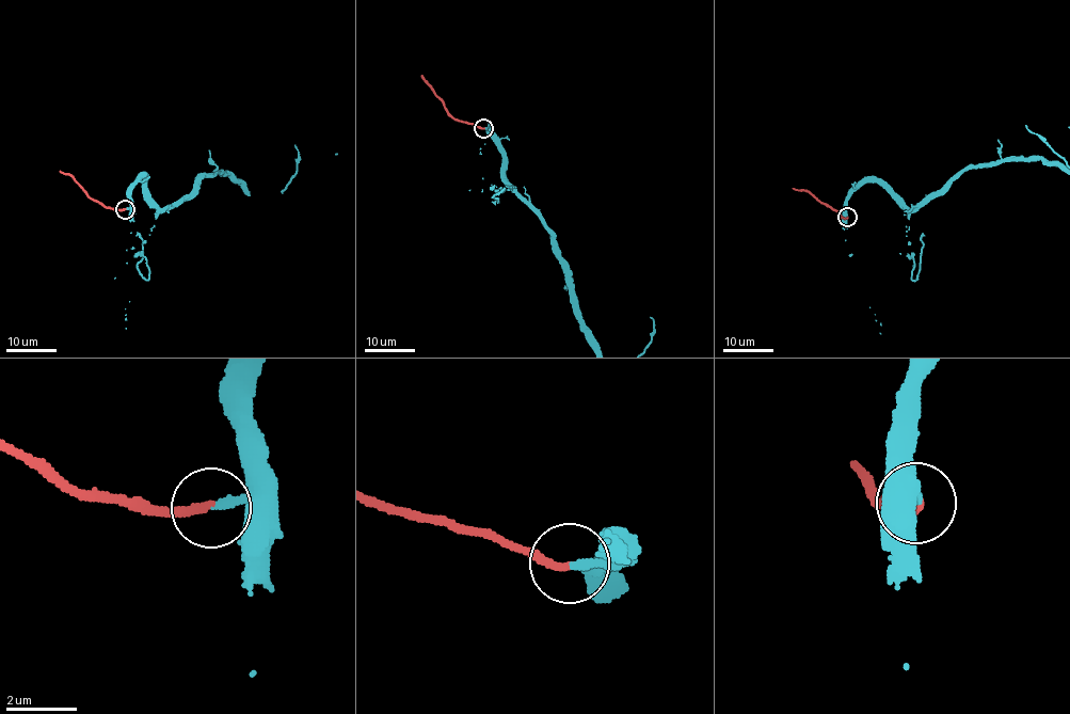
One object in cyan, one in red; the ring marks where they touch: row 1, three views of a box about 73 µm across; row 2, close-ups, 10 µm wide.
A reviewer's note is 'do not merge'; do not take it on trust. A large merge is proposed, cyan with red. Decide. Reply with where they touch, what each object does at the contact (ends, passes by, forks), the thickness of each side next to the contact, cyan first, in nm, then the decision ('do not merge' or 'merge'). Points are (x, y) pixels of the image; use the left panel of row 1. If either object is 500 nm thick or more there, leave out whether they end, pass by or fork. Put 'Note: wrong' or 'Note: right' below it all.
place (125, 209); cyan ends; red ends; calibres 240 and 240 nm; merge
Note: wrong

